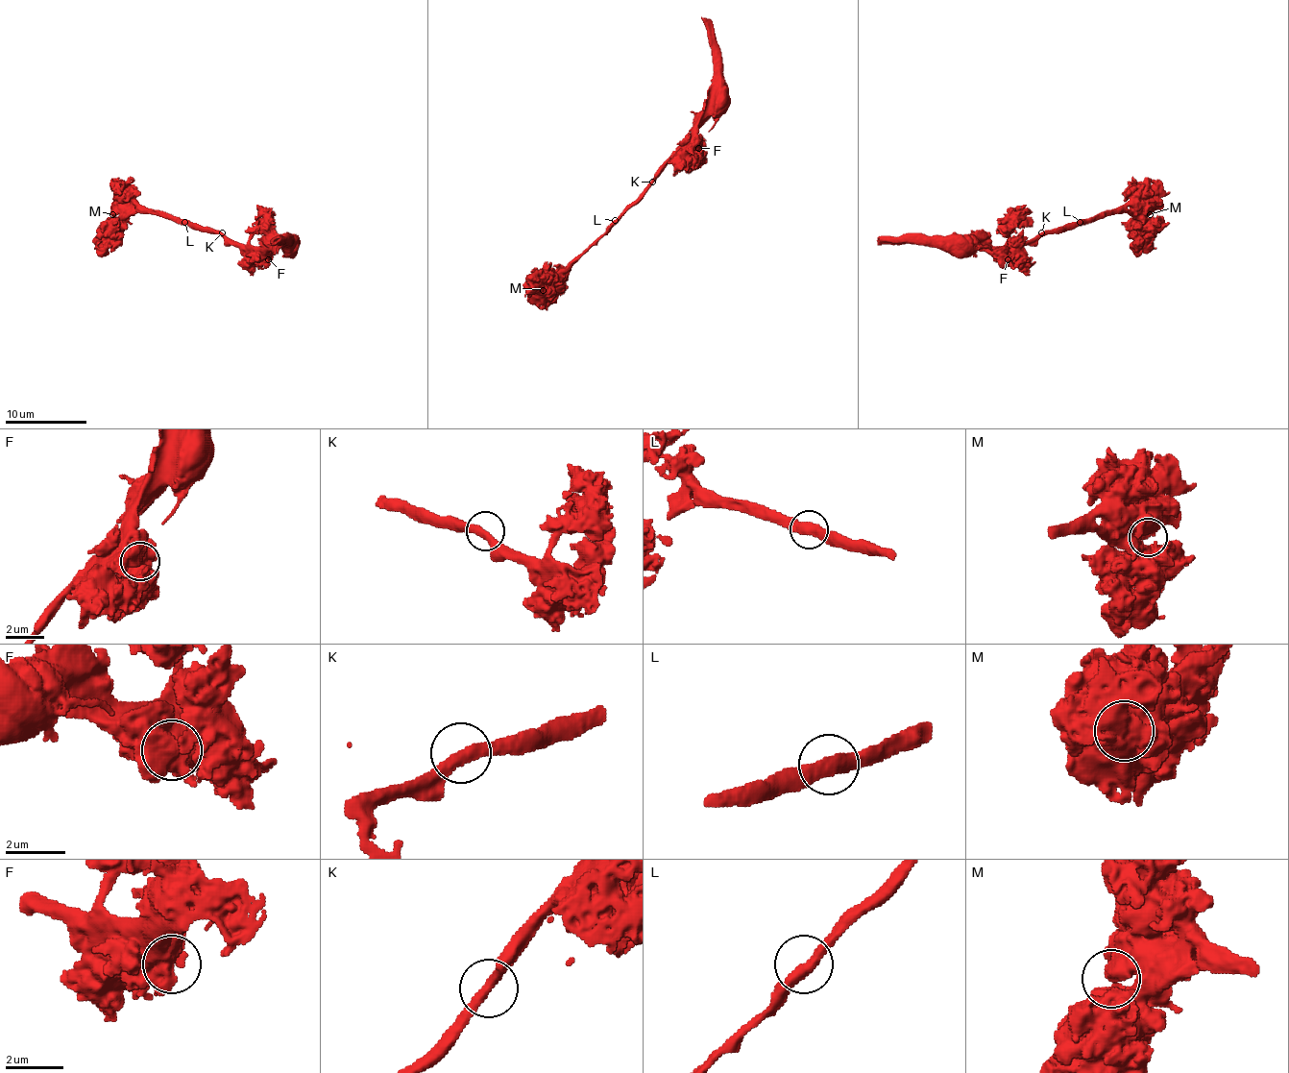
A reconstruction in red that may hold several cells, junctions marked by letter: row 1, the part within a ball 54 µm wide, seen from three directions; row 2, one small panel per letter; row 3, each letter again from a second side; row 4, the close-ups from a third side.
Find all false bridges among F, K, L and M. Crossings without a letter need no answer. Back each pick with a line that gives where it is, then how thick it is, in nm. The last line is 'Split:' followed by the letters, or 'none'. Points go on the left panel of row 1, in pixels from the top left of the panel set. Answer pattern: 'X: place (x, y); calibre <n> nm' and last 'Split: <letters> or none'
Split: none

